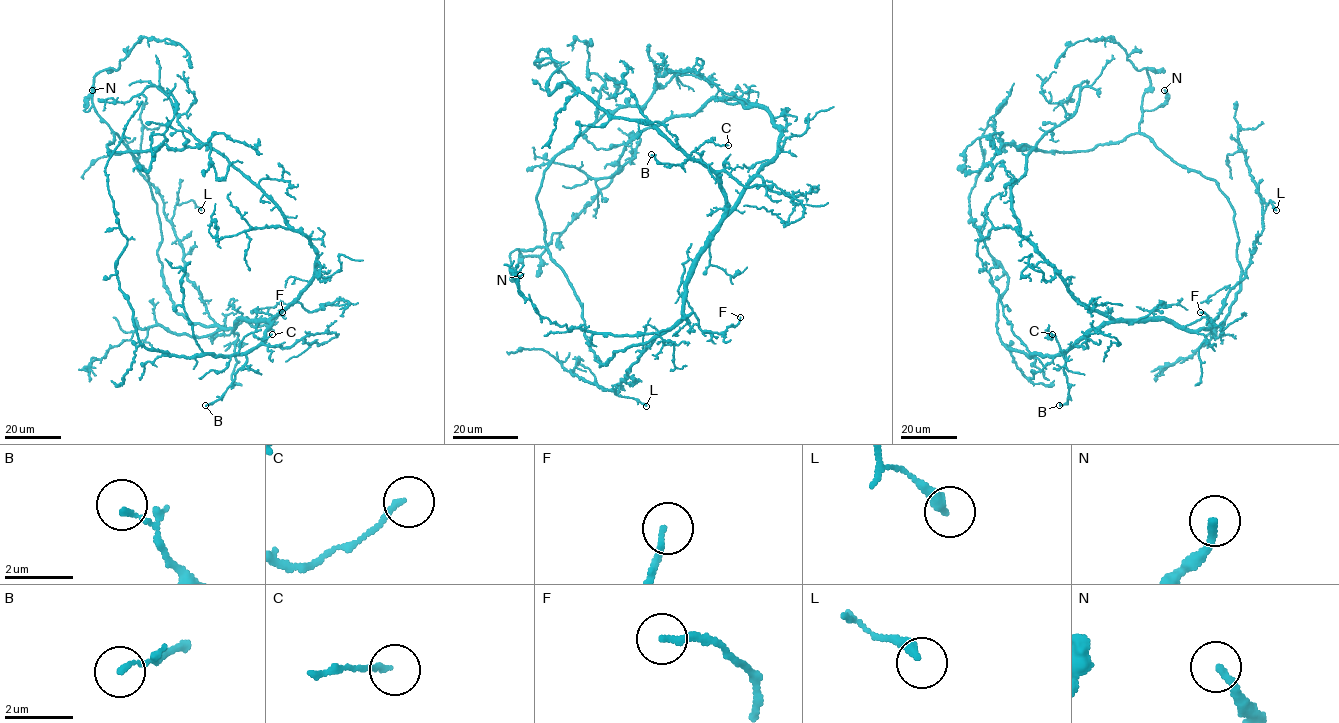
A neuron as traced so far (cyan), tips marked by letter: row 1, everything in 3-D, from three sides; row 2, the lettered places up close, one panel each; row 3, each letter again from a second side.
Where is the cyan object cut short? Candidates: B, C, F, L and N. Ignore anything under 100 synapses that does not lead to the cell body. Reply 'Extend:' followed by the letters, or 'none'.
Extend: none

